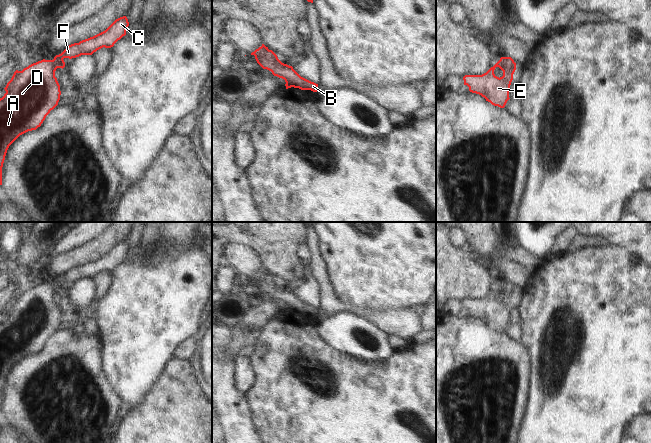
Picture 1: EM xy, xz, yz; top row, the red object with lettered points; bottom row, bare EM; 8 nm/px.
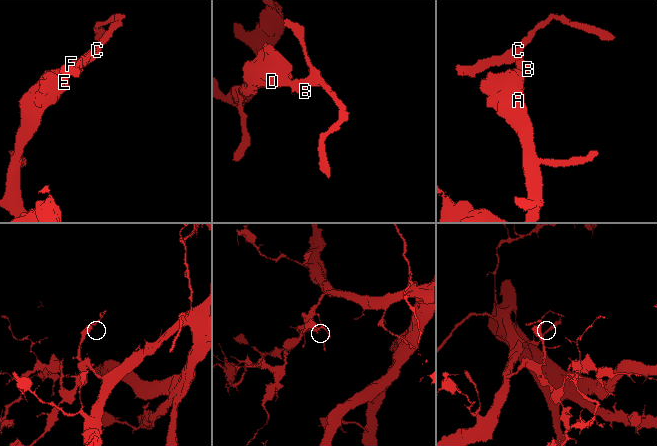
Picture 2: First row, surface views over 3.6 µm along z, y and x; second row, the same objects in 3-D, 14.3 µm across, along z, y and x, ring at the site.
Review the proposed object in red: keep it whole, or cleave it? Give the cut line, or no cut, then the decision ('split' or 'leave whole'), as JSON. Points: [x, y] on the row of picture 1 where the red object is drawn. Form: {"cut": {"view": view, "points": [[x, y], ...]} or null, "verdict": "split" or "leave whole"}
{"cut": null, "verdict": "leave whole"}

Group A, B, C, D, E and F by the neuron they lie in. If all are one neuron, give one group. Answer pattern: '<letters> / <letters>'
A B C D E F

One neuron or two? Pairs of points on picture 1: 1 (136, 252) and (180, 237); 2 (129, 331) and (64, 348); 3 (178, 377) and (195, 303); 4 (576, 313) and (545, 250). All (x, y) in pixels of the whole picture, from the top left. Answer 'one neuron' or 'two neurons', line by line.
1: one neuron
2: two neurons
3: two neurons
4: two neurons

